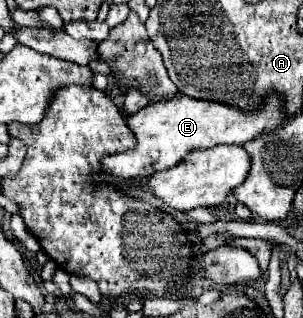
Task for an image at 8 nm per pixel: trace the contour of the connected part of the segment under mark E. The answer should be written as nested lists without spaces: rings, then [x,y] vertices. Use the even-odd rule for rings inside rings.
[[[269,93],[265,97],[263,107],[253,113],[235,109],[231,105],[201,101],[185,95],[177,95],[169,101],[147,105],[145,109],[127,117],[127,125],[137,139],[135,147],[115,153],[111,157],[103,157],[101,169],[105,175],[111,175],[111,177],[139,179],[139,177],[149,177],[157,171],[169,169],[169,165],[177,165],[193,149],[209,149],[221,143],[241,145],[245,141],[255,139],[263,131],[271,131],[279,127],[279,123],[285,119],[281,105],[283,105],[283,99],[275,93]]]

